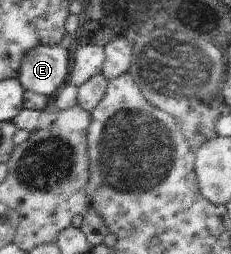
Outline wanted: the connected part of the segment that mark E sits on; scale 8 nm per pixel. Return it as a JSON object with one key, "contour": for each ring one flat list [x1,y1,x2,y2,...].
{"contour":[[60,44,39,45,25,53,17,79,25,90,50,97,69,75,67,49]]}

